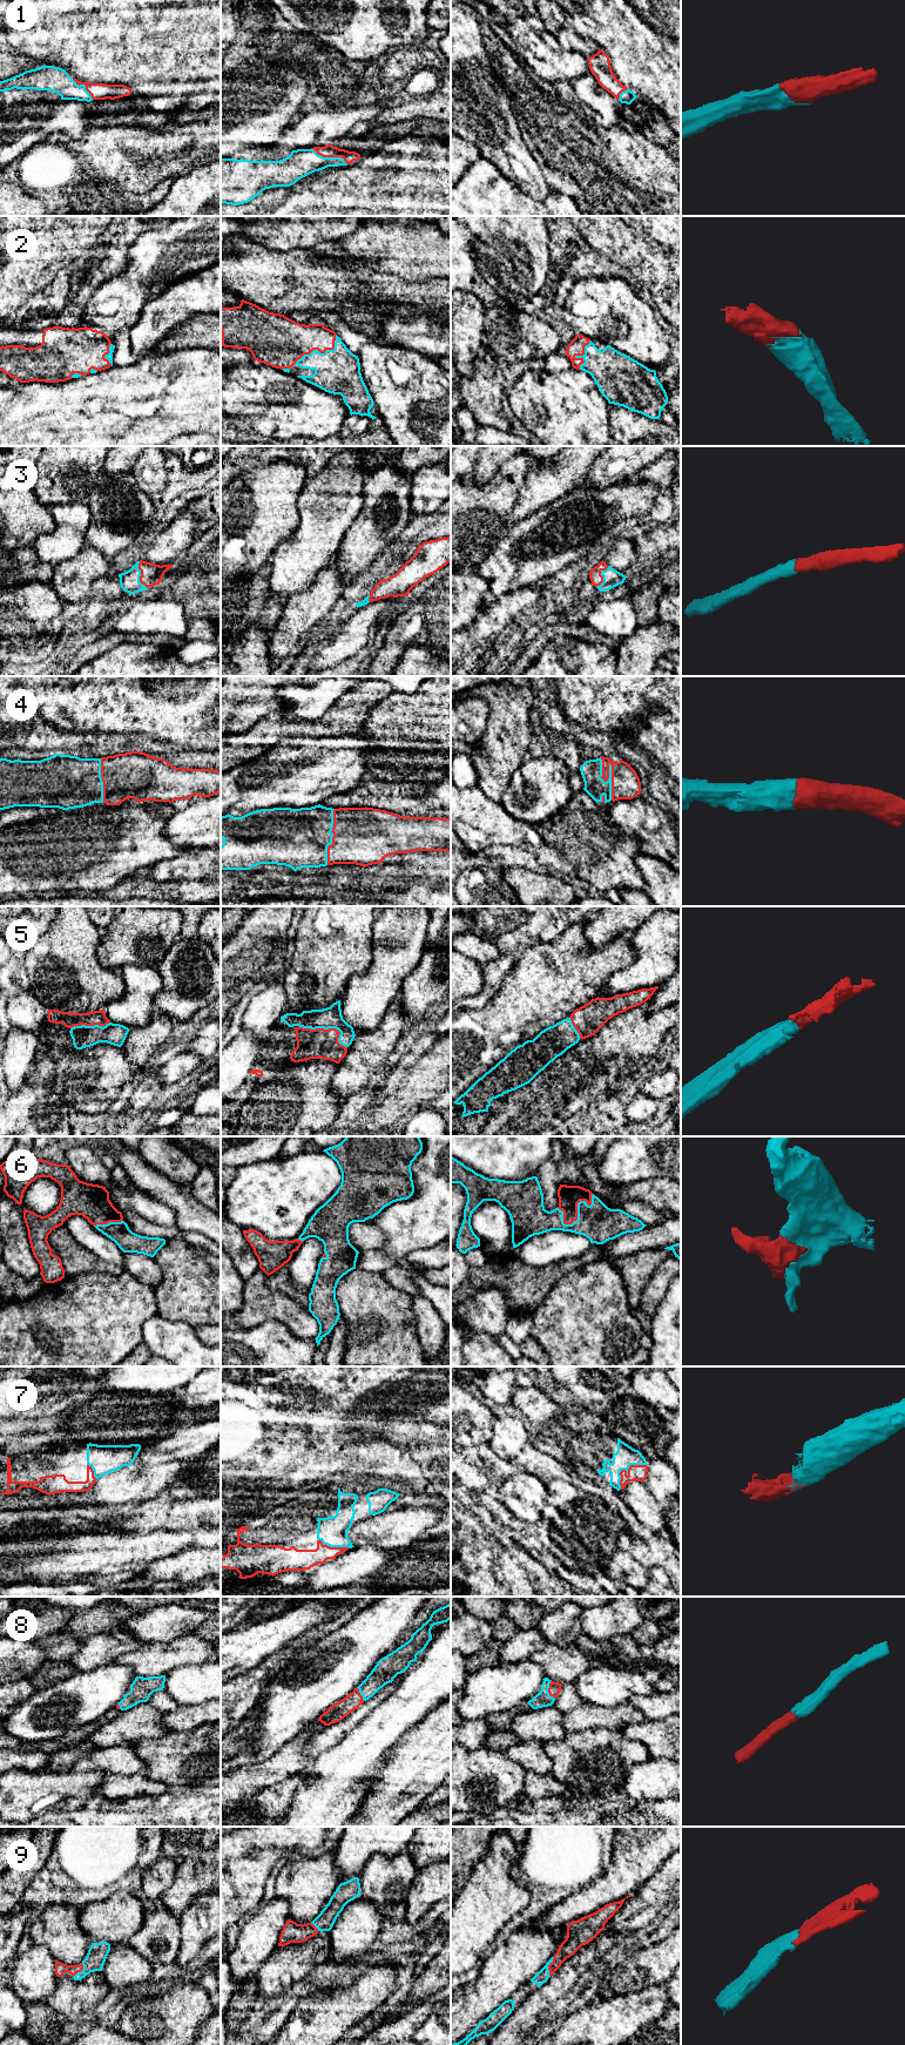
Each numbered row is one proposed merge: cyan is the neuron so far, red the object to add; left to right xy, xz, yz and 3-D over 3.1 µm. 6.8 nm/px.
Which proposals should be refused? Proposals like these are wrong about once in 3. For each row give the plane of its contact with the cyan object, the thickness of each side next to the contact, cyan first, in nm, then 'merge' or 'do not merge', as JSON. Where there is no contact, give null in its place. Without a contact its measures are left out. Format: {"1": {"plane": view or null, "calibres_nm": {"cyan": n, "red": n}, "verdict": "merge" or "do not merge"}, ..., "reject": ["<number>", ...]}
{"1": {"plane": "xz", "calibres_nm": {"cyan": 190, "red": 90}, "verdict": "merge"}, "2": {"plane": "xz", "calibres_nm": {"cyan": 320, "red": 300}, "verdict": "merge"}, "3": {"plane": "xy", "calibres_nm": {"cyan": 140, "red": 150}, "verdict": "merge"}, "4": {"plane": "yz", "calibres_nm": {"cyan": 150, "red": 200}, "verdict": "merge"}, "5": {"plane": "xz", "calibres_nm": {"cyan": 150, "red": 200}, "verdict": "merge"}, "6": {"plane": "yz", "calibres_nm": {"cyan": 260, "red": 150}, "verdict": "merge"}, "7": {"plane": "yz", "calibres_nm": {"cyan": 140, "red": 110}, "verdict": "merge"}, "8": {"plane": "yz", "calibres_nm": {"cyan": 110, "red": 80}, "verdict": "merge"}, "9": {"plane": "yz", "calibres_nm": {"cyan": 90, "red": 120}, "verdict": "merge"}, "reject": []}

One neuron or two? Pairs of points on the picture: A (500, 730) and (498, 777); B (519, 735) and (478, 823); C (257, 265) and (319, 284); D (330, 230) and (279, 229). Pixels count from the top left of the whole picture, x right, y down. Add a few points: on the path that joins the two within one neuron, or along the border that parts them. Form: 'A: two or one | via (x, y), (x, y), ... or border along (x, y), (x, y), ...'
A: one | via (497, 742), (497, 765)
B: two | border along (478, 785), (488, 797), (499, 802)
C: one | via (272, 275), (294, 275), (304, 283)
D: one | via (317, 229), (292, 229)

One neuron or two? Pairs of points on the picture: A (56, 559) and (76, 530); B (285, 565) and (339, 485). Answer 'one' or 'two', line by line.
A: one
B: one

